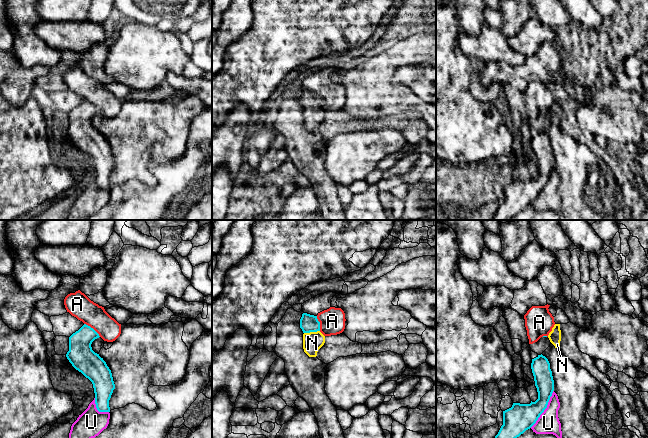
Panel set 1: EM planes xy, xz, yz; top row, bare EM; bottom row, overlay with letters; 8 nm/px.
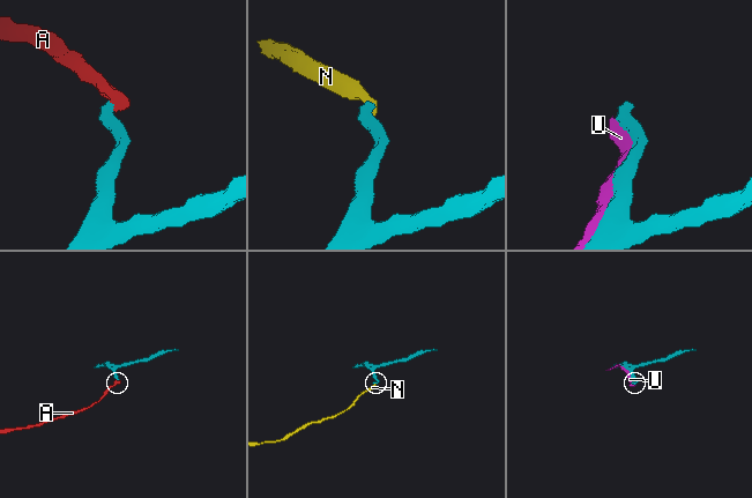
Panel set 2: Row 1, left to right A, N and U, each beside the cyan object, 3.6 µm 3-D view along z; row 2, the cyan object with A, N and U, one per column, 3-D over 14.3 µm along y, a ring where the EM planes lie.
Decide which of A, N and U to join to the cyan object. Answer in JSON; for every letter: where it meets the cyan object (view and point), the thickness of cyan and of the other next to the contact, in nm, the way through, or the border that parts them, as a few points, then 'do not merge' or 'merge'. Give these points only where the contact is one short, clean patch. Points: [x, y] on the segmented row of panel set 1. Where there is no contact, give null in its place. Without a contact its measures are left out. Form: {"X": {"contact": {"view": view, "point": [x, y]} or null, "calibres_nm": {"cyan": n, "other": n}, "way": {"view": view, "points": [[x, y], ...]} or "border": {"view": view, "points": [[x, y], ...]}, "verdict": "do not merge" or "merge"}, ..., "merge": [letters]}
{"A": {"contact": {"view": "xy", "point": [92, 328]}, "calibres_nm": {"cyan": 200, "other": 190}, "border": {"view": "xy", "points": [[84, 323], [89, 325], [100, 336]]}, "verdict": "do not merge"}, "N": {"contact": {"view": "xz", "point": [311, 331]}, "calibres_nm": {"cyan": 140, "other": 160}, "way": {"view": "xz", "points": [[309, 323], [311, 331], [312, 342]]}, "verdict": "merge"}, "U": {"contact": {"view": "yz", "point": [545, 408]}, "calibres_nm": {"cyan": 220, "other": 180}, "verdict": "do not merge"}, "merge": ["N"]}

